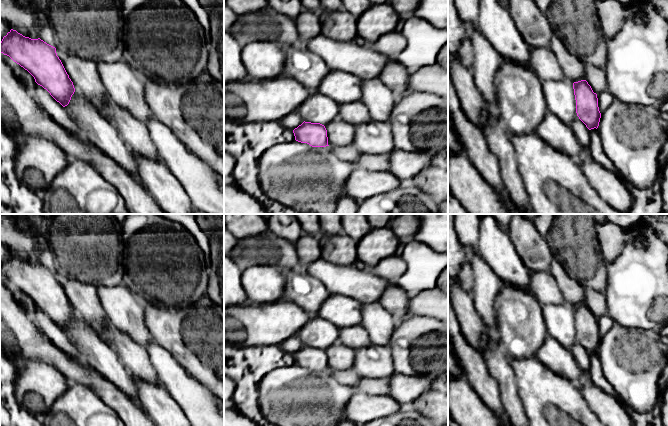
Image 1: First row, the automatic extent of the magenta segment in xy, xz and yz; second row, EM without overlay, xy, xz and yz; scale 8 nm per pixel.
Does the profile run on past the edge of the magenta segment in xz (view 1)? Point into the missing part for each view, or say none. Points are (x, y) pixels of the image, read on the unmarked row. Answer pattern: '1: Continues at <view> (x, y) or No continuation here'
1: No continuation here

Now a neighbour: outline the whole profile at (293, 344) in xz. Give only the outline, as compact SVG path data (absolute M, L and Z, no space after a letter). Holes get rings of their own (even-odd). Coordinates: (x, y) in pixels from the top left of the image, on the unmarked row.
M293 336L285 340L279 346L283 351L290 354L294 354L299 349L301 349L304 346L304 344L297 336Z

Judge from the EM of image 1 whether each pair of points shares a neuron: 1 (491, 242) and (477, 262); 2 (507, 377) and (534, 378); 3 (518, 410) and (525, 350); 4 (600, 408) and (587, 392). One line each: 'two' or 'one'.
1: two
2: two
3: two
4: one

